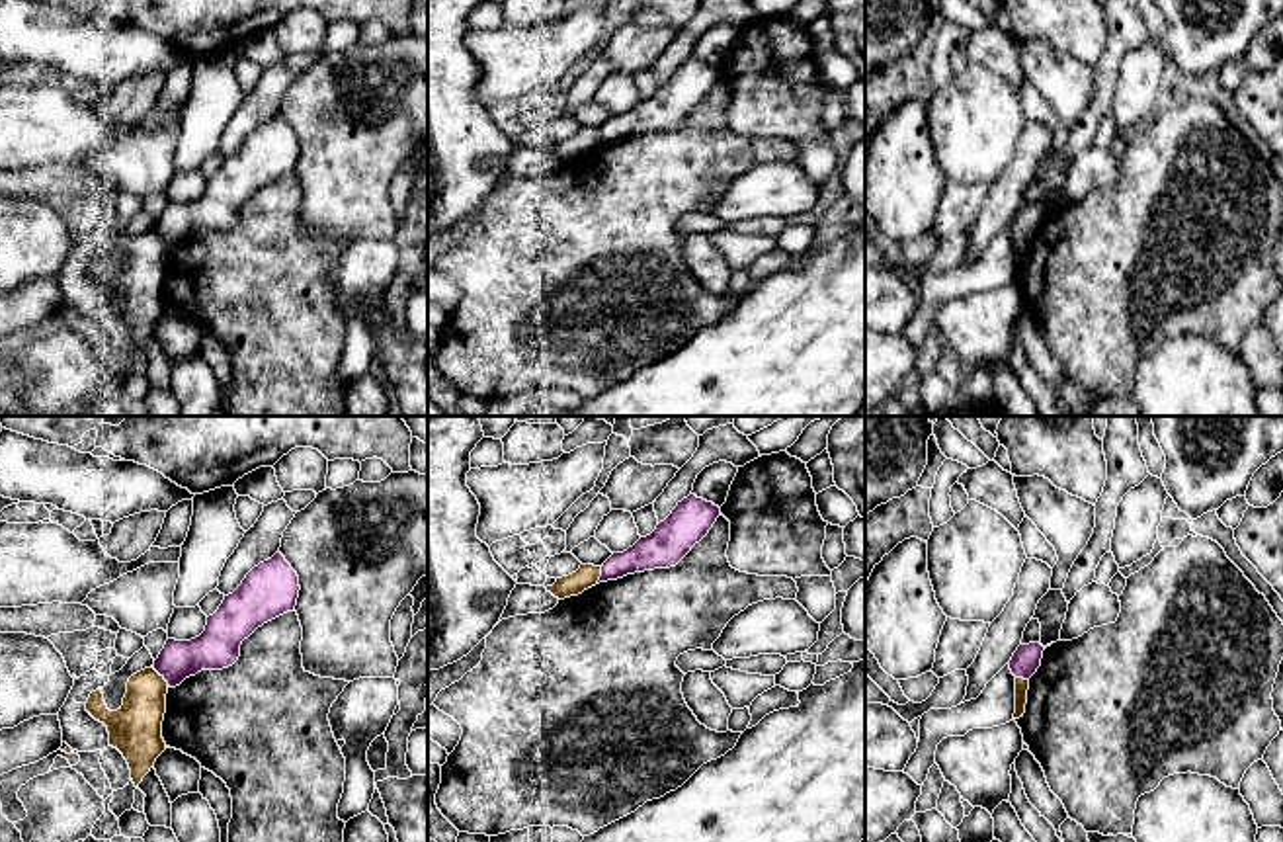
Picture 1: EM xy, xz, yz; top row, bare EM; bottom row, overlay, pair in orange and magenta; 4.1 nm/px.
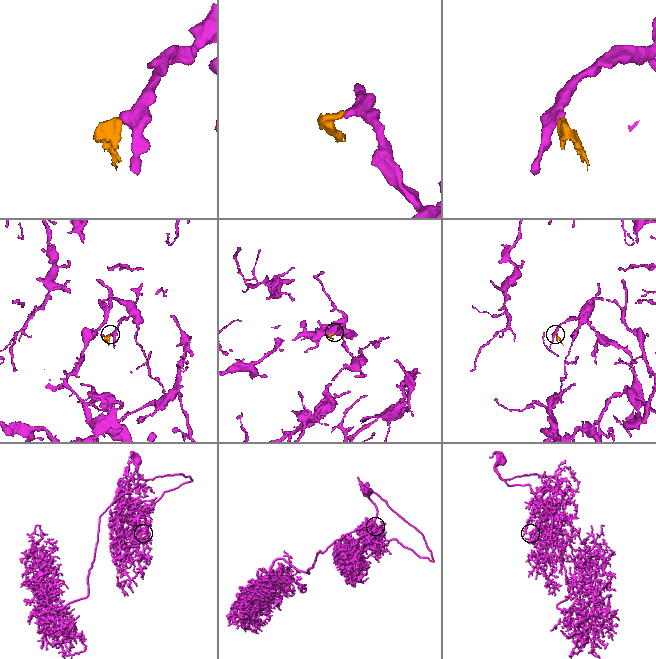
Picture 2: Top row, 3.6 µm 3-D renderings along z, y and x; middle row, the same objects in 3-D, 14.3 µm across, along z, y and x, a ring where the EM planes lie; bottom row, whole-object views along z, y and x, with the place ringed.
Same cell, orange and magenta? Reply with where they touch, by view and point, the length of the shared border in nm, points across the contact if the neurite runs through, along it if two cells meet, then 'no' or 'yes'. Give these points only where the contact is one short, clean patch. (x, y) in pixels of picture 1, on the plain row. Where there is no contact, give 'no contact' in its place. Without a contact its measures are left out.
xy (161, 239) | 110 nm | along xy (151, 229), (168, 247) | no

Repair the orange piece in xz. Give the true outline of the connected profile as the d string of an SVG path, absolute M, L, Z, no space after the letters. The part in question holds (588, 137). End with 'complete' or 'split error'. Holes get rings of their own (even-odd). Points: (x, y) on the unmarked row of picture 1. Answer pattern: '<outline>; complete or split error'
M580 127L576 135L557 141L553 148L547 148L547 154L551 154L559 162L578 158L584 152L596 148L600 139L601 139L601 129Z; complete

